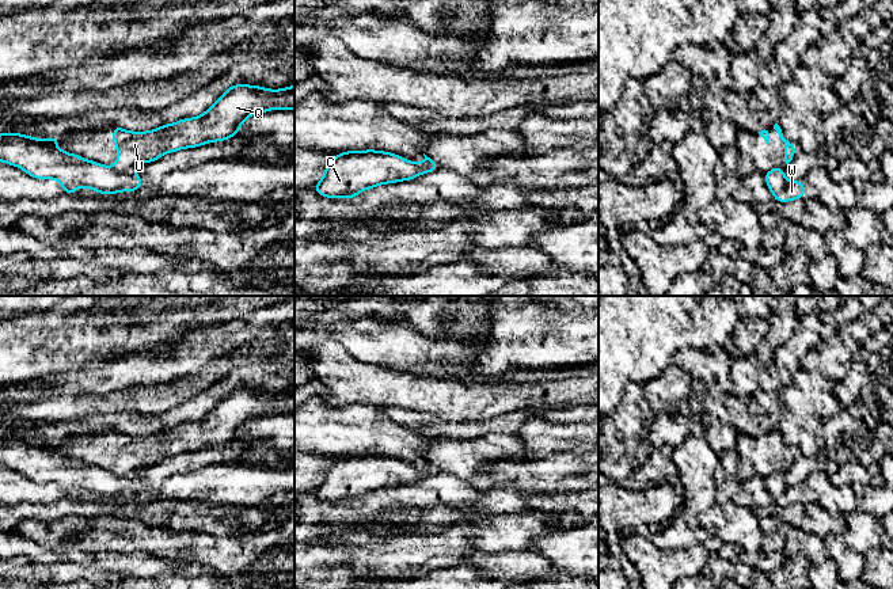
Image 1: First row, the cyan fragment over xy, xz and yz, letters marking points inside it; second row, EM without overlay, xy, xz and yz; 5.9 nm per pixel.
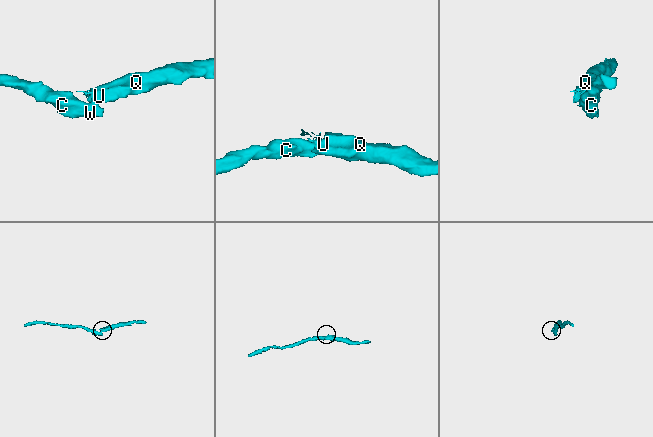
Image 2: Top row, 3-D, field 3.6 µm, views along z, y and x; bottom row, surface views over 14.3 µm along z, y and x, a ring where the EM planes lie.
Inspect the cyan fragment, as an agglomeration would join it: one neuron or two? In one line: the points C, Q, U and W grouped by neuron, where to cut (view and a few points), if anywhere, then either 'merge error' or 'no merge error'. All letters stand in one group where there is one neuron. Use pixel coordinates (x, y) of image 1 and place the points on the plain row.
C W / Q U; cut in xy along (109, 471), (117, 475), (133, 477); merge error

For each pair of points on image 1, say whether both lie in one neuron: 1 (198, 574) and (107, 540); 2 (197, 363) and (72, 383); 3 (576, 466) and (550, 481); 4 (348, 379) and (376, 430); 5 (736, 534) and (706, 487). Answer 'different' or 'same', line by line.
1: different
2: same
3: same
4: different
5: different

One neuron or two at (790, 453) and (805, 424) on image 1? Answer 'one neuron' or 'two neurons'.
two neurons

